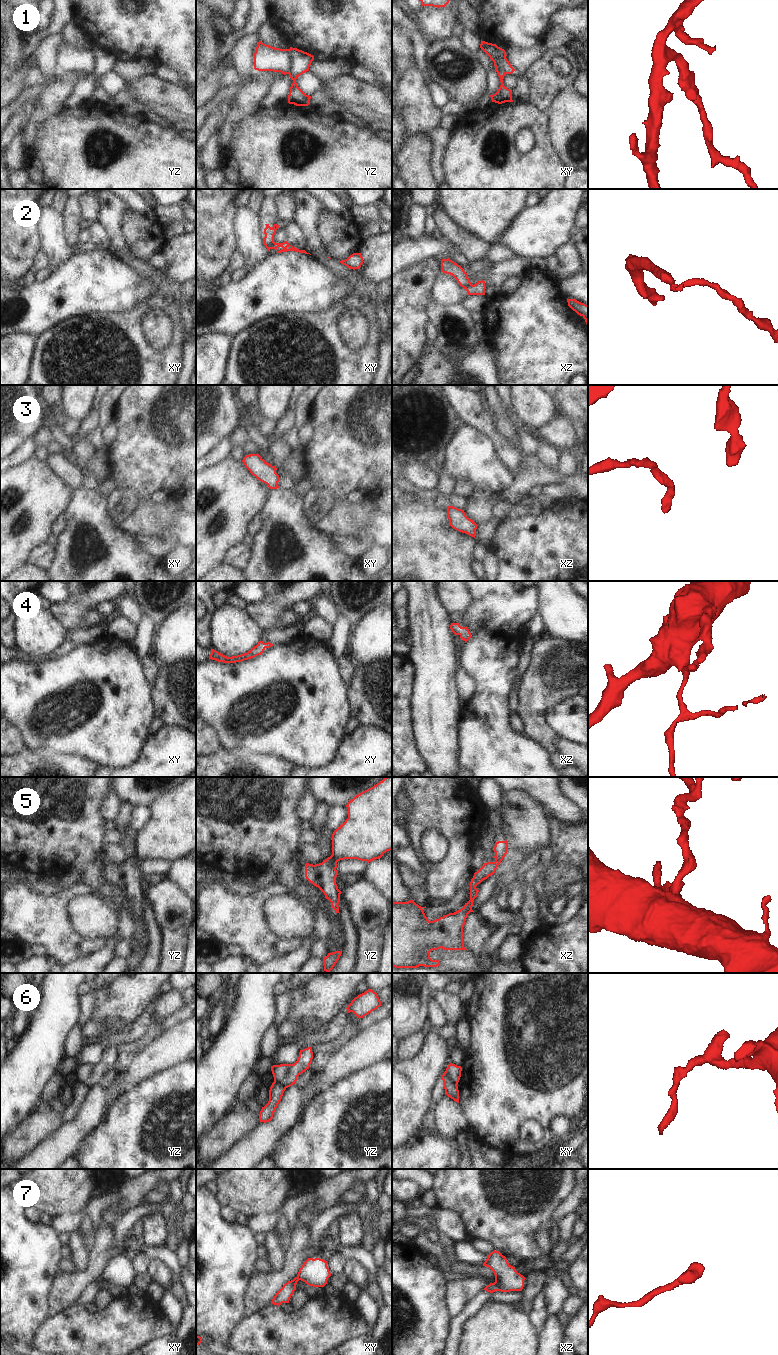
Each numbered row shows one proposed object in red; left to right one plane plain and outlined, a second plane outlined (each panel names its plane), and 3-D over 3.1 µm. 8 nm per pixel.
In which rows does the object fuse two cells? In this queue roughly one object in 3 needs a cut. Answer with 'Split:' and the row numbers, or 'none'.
Split: 1, 2, 6

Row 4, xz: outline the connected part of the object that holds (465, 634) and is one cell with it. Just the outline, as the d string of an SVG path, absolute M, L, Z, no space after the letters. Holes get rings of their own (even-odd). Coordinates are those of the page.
M451 623L450 629L455 635L459 635L465 642L471 638L469 629L467 627L461 627L459 623Z

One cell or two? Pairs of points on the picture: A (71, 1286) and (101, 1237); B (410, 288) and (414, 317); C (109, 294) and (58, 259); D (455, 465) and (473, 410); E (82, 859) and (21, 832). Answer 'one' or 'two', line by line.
A: one
B: one
C: two
D: two
E: one

